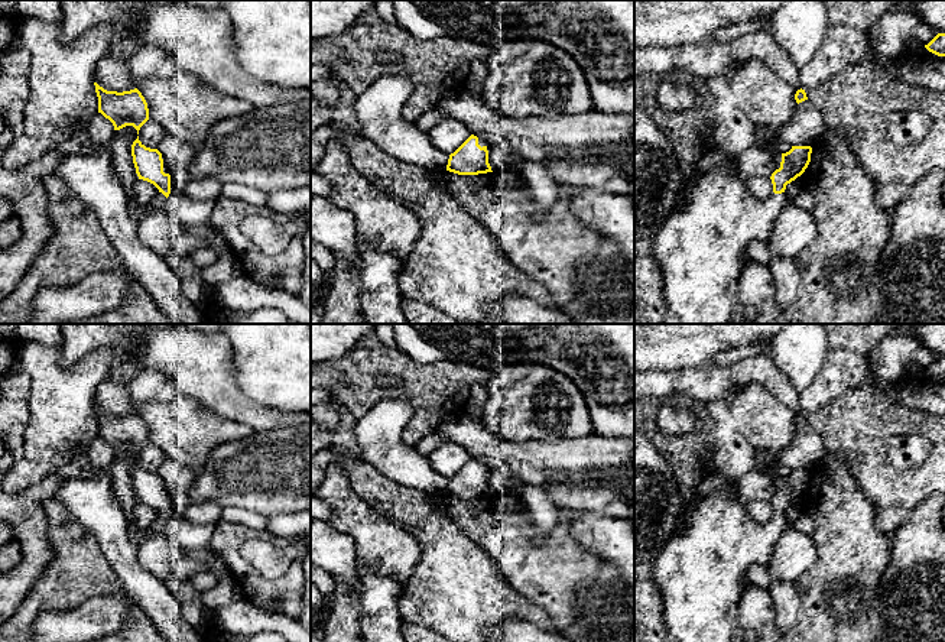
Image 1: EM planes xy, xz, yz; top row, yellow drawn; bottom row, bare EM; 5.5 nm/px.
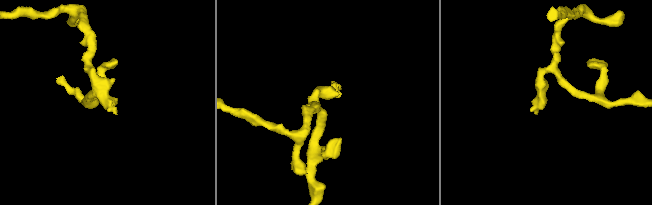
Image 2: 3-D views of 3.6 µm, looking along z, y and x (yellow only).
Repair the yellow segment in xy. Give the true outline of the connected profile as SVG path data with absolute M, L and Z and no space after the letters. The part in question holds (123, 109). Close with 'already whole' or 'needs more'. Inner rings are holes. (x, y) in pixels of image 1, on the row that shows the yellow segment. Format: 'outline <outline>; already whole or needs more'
outline M97 82L95 93L98 97L98 113L108 119L114 130L133 126L137 130L149 120L149 108L142 93L134 88L130 91L107 91Z; already whole

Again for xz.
outline M471 134L454 153L449 155L446 171L458 175L478 175L493 172L488 163L491 145Z; needs more

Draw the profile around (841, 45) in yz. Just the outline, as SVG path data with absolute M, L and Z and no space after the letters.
M831 25L814 58L801 68L802 90L821 84L848 64L863 59L870 48L867 32L844 25Z

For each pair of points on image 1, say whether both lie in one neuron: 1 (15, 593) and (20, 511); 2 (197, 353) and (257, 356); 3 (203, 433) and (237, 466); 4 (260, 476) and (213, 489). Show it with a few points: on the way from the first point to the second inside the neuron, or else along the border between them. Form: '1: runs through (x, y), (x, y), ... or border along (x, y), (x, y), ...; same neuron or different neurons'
1: runs through (26, 573), (32, 567), (32, 531); same neuron
2: border along (227, 339), (231, 347), (234, 378), (240, 388); different neurons
3: border along (250, 433), (220, 443), (197, 472); different neurons
4: runs through (249, 476), (224, 479); same neuron

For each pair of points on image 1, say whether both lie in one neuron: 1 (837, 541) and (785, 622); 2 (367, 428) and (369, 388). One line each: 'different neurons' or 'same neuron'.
1: different neurons
2: different neurons

